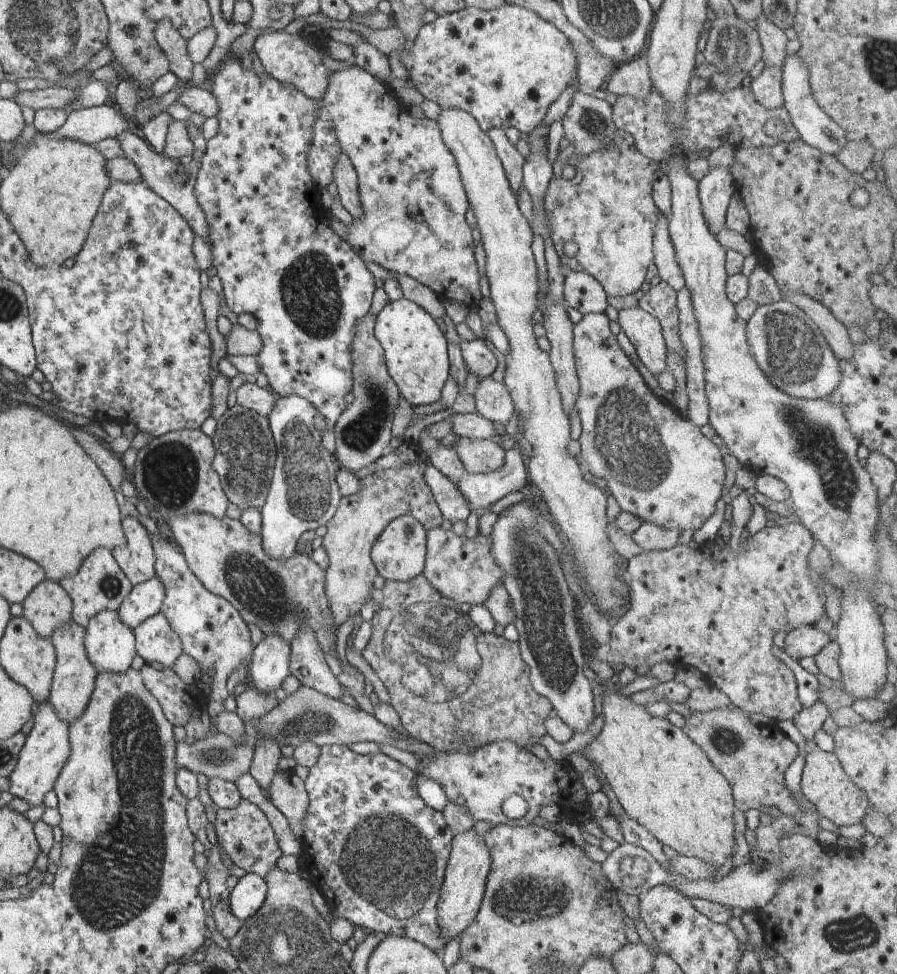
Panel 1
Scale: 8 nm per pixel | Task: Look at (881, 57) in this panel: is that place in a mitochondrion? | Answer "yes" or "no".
yes

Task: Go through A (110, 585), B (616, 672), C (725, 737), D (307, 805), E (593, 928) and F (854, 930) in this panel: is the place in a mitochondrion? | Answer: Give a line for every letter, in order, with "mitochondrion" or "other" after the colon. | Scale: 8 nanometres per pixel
A: mitochondrion
B: other
C: mitochondrion
D: other
E: other
F: mitochondrion

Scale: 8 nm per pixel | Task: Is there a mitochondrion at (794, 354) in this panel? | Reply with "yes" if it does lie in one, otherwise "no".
yes

